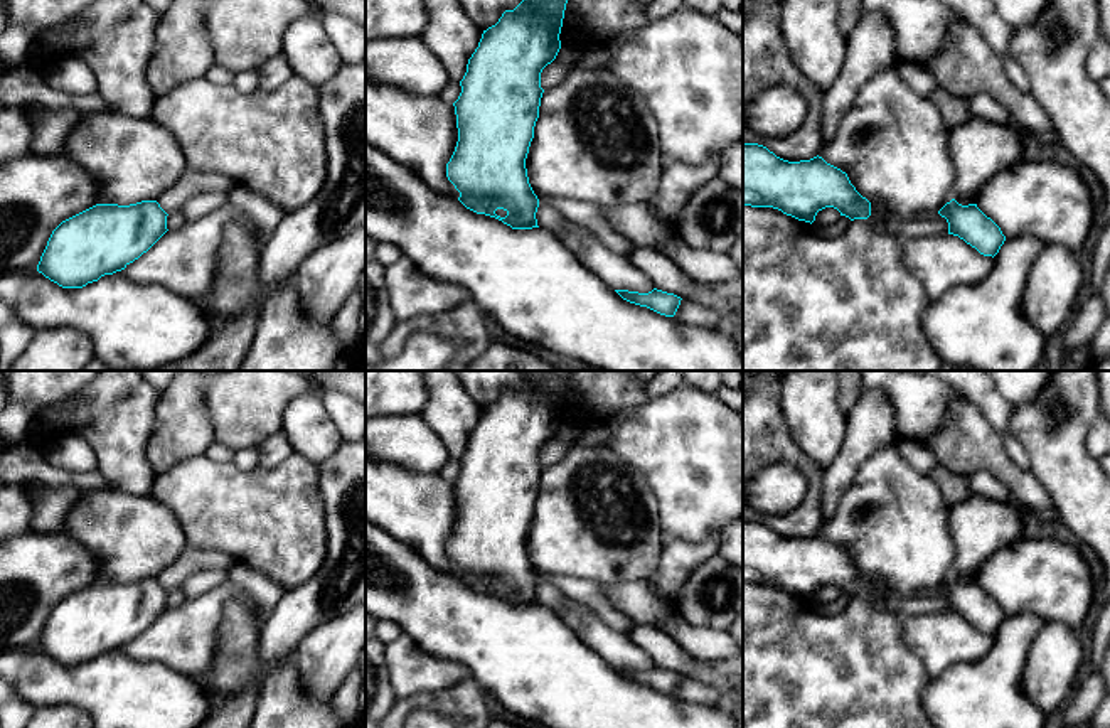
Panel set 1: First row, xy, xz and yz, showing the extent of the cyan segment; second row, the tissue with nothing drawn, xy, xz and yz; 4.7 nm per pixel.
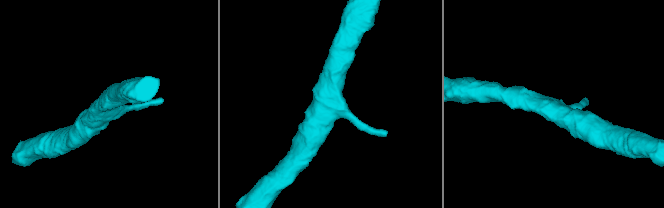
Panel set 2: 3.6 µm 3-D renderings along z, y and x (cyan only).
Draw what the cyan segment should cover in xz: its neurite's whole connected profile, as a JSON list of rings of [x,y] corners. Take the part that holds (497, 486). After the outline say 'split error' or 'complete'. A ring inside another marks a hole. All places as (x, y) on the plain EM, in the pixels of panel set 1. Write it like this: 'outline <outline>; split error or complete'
outline [[[534,371],[514,388],[505,388],[495,403],[483,408],[460,458],[462,470],[453,480],[458,519],[446,541],[446,554],[467,586],[495,595],[512,607],[539,605],[539,576],[529,561],[526,536],[544,470],[541,450],[561,426],[559,411],[569,374]]]; complete

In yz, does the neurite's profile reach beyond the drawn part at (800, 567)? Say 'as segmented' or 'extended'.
as segmented

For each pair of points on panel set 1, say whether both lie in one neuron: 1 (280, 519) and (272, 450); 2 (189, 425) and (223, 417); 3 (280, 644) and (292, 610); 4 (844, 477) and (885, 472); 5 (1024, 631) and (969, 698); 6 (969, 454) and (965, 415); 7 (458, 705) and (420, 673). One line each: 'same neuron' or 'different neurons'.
1: different neurons
2: different neurons
3: same neuron
4: different neurons
5: same neuron
6: same neuron
7: different neurons

